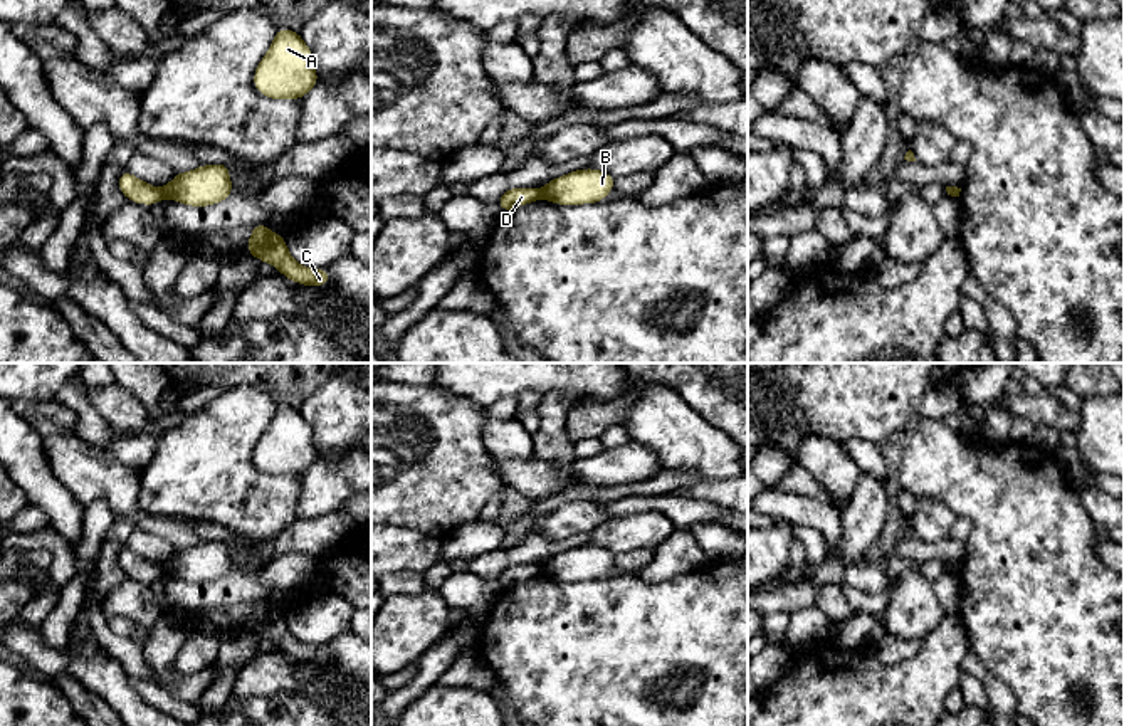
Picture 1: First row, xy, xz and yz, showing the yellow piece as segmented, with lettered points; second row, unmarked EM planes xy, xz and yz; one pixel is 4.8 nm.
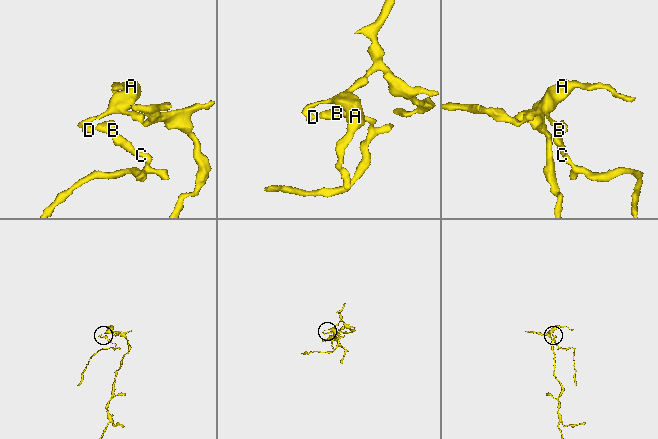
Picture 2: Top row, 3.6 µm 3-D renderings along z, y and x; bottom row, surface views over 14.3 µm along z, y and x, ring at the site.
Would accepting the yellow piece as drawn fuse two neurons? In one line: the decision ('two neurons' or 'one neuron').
two neurons

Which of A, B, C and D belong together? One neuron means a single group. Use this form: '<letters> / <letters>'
A D / B C

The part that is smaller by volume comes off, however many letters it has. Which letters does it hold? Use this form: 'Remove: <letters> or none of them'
Remove: B, C

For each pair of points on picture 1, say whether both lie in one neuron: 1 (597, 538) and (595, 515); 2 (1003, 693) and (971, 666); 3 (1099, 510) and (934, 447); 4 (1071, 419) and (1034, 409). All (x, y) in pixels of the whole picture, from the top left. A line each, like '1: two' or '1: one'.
1: two
2: one
3: two
4: one

